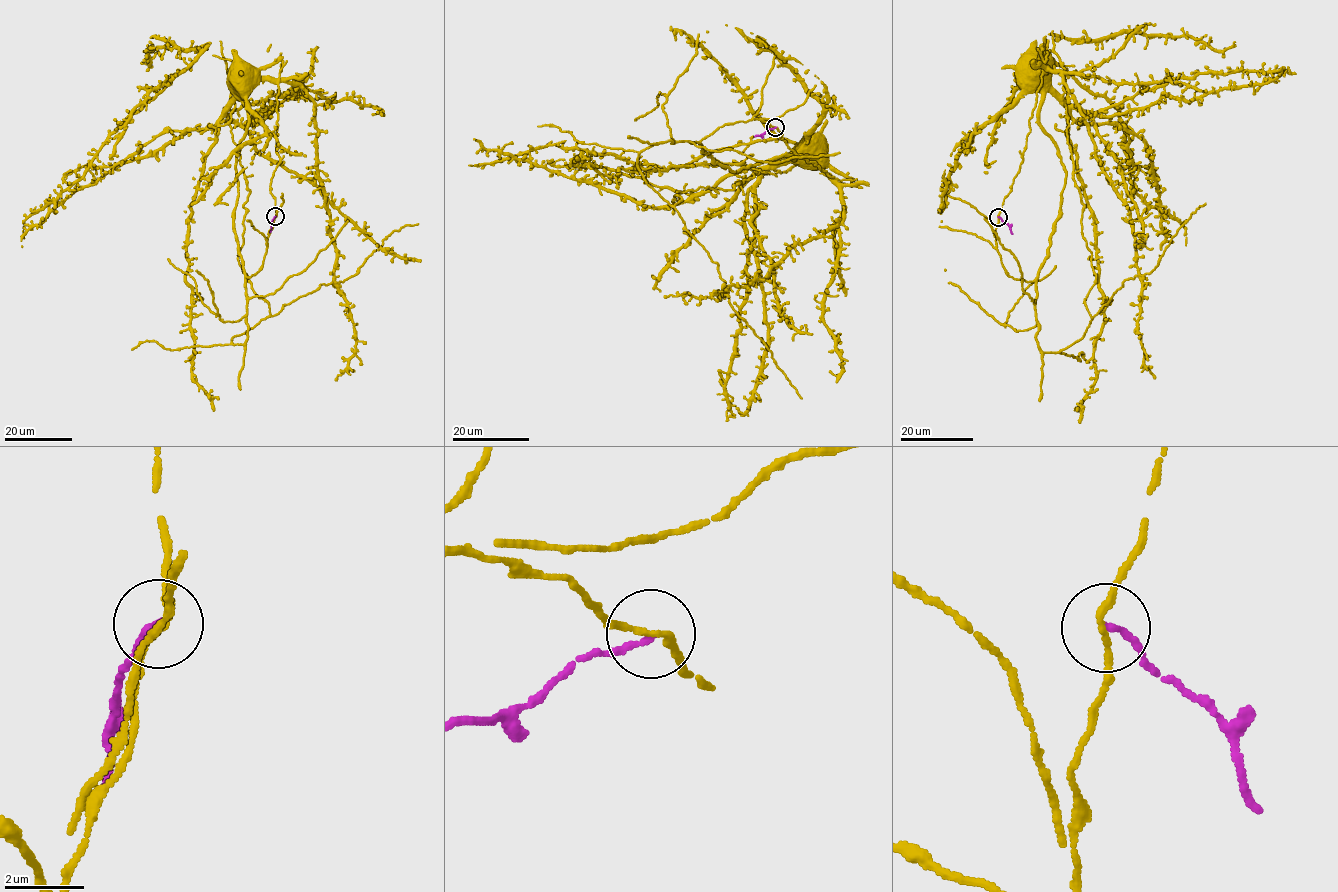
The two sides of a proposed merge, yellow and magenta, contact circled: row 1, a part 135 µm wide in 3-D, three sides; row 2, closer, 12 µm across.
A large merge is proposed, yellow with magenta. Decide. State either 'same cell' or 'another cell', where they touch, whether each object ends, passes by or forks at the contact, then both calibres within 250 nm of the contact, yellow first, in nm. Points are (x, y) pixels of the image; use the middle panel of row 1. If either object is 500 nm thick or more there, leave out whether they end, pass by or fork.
another cell; at (775, 127); yellow passes by; magenta ends there; 170 nm thick on the yellow side, 160 nm on the other

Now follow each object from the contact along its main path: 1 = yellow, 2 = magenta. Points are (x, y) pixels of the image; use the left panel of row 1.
1: (276, 216), (263, 263), (246, 277), (233, 218), (237, 147), (248, 124), (248, 111), (233, 82), (235, 63)
2: (276, 216), (270, 232)

